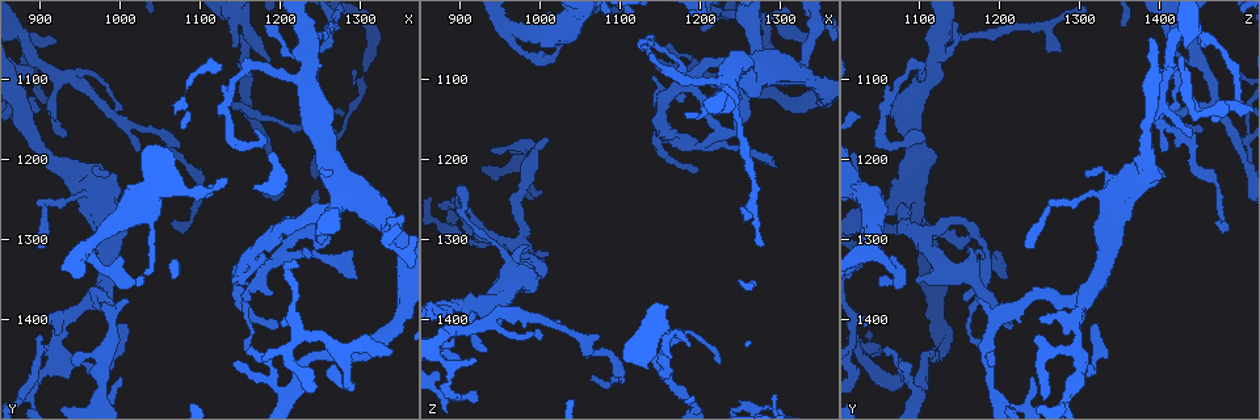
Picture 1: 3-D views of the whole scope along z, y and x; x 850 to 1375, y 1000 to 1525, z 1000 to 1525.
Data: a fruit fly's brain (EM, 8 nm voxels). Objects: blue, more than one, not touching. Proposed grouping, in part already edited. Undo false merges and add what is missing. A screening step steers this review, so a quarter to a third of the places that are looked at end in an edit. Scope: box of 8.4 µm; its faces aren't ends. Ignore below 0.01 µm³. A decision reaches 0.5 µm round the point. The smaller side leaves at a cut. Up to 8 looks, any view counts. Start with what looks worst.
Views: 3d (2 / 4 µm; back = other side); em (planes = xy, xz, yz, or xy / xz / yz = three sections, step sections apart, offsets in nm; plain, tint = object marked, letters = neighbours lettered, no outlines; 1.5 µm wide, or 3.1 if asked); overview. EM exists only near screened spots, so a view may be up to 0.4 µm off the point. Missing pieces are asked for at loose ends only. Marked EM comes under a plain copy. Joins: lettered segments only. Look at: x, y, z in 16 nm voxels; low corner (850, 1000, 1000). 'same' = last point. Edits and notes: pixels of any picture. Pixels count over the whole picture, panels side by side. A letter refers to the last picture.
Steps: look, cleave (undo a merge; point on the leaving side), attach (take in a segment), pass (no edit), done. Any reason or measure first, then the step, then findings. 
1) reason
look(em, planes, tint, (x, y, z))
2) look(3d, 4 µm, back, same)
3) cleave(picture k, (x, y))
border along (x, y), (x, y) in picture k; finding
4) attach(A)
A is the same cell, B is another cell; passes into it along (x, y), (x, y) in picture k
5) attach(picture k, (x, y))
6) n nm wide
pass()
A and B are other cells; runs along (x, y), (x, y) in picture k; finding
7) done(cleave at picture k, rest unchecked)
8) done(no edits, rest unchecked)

look(3d, 2 µm, (900, 1400, 1250))

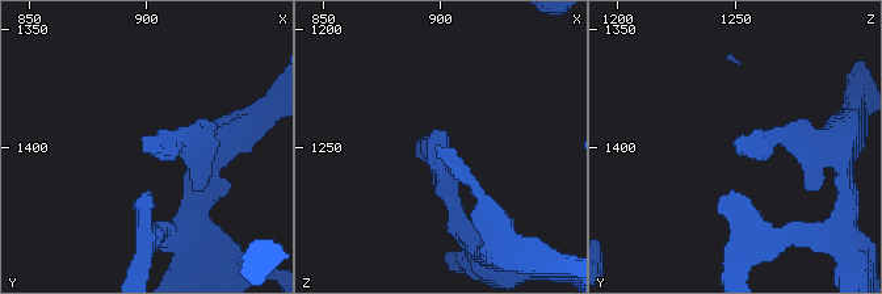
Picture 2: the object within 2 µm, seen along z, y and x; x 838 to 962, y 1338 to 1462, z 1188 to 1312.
now the EM
look(em, xz, step 4, letters, (899, 1400, 1250))

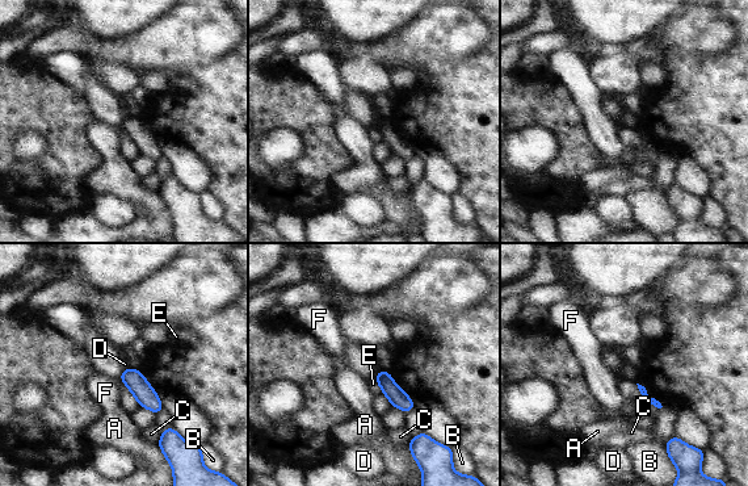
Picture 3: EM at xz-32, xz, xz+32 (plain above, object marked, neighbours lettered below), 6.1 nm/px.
cut it another way
look(em, planes, letters, same)

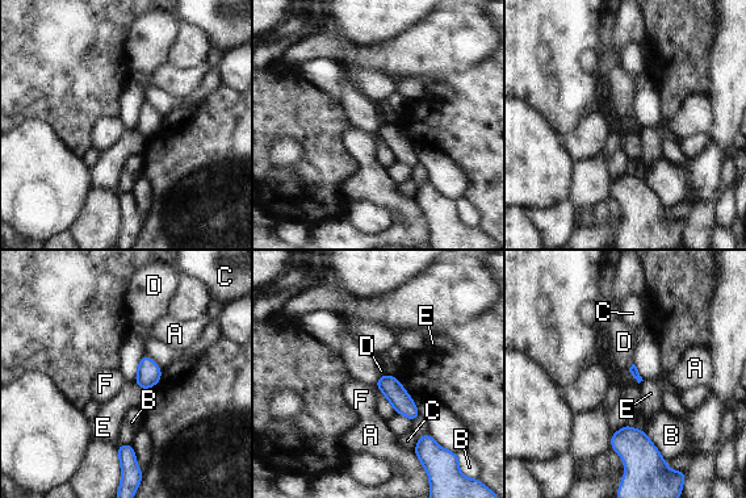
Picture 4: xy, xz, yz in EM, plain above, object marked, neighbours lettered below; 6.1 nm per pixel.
B touches over 220 nm
pass()
A, B, C, D, E and F are other cells; border along (632, 363), (628, 371) in picture 4; none of them fits

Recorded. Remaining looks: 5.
branch stops here
look(3d, 4 µm, (930, 1170, 1445))

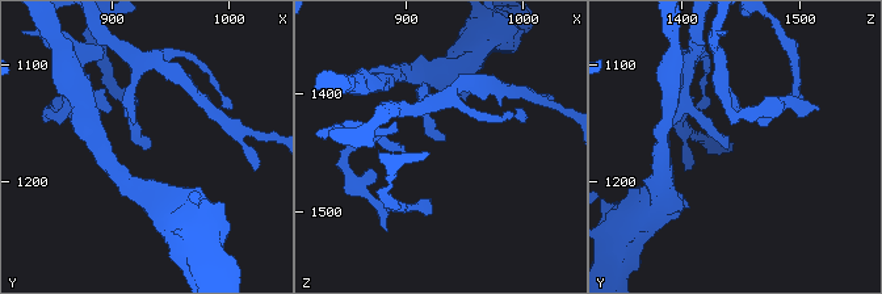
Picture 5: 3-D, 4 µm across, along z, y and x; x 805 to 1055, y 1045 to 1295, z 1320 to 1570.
look(em, planes, letters, (928, 1170, 1440))

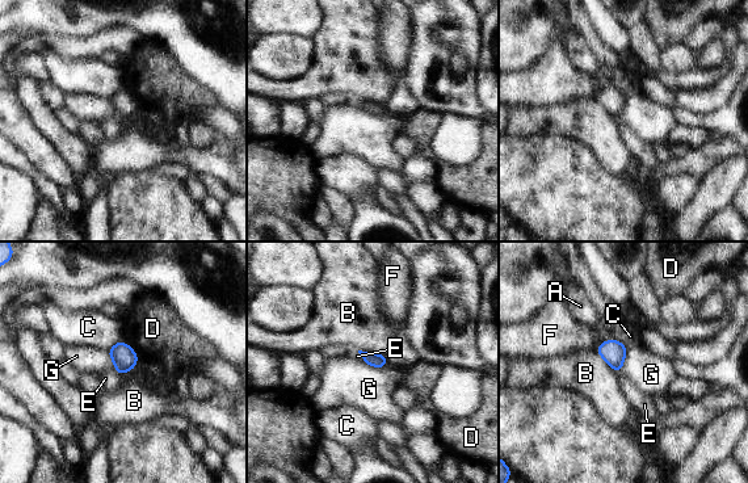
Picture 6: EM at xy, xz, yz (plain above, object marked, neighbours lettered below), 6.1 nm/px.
90 nm wide
pass()
A, B, C, D, E, F and G are other cells; border along (364, 361), (373, 366), (389, 365) in picture 6; no lettered segment goes on from it

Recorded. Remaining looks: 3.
free end
look(3d, 4 µm, (1025, 1345, 1045))

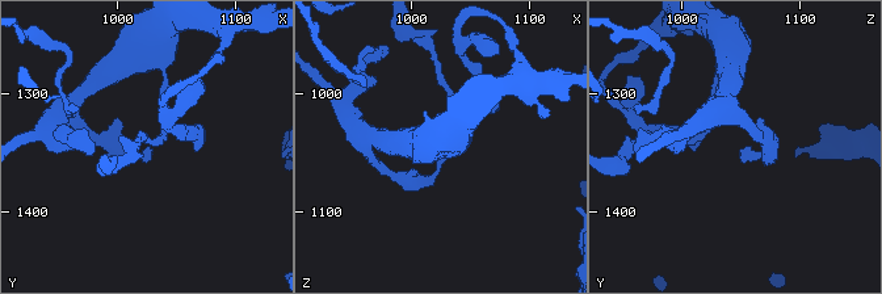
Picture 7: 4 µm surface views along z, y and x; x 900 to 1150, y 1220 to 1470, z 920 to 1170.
look(em, planes, letters, (1030, 1346, 1050))

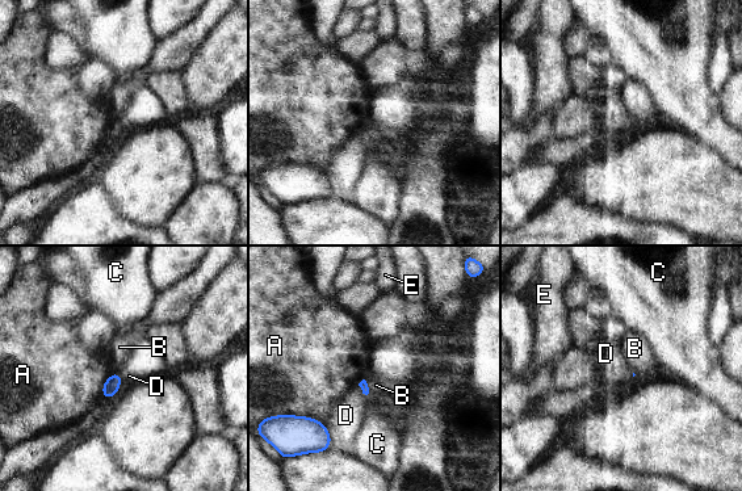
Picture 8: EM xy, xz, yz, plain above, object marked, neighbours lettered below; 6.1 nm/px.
pass()
A, B, C, D and E are other cells; border along (319, 422), (330, 436), (328, 448) in picture 8; no lettered segment goes on from it

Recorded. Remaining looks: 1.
done(no edits, rest unchecked)

